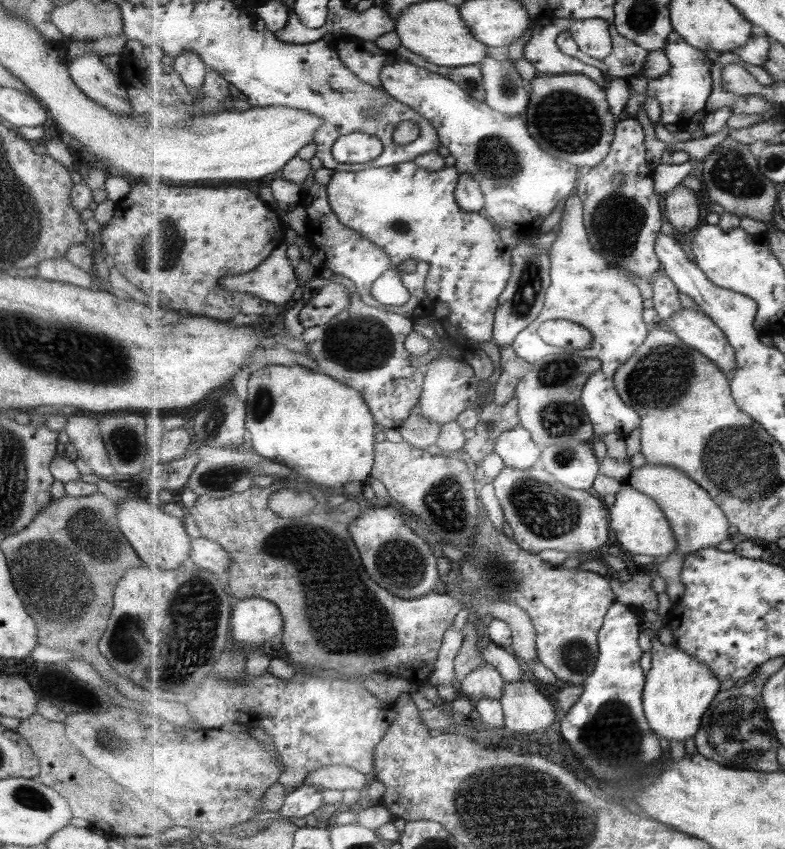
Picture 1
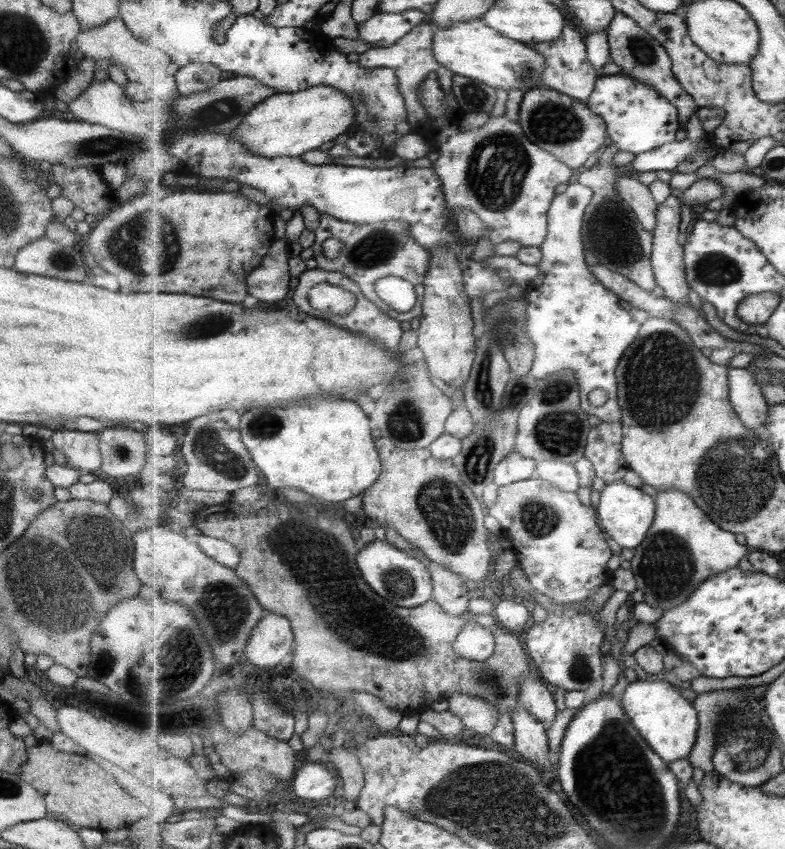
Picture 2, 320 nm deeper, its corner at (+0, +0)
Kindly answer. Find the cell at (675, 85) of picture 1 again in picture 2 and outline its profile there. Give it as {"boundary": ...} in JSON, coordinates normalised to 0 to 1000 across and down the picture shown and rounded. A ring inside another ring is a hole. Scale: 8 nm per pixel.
{"boundary":[[[791,87],[764,90],[755,105],[749,126],[761,137],[769,138],[775,147],[776,168],[787,172],[794,179],[809,183],[819,181],[852,167],[860,167],[860,163],[862,163],[866,130],[847,117],[847,114],[842,114],[842,110],[837,110],[837,105],[832,105],[828,99],[819,99],[808,92],[801,92]]]}

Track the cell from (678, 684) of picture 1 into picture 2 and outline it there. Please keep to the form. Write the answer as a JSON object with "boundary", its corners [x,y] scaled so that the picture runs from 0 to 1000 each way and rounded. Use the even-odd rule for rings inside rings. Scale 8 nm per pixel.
{"boundary":[[[841,796],[811,800],[797,809],[791,826],[795,837],[810,854],[815,866],[825,873],[827,881],[832,881],[847,898],[876,893],[888,874],[892,842],[882,824],[870,822],[860,807],[846,802]]]}

